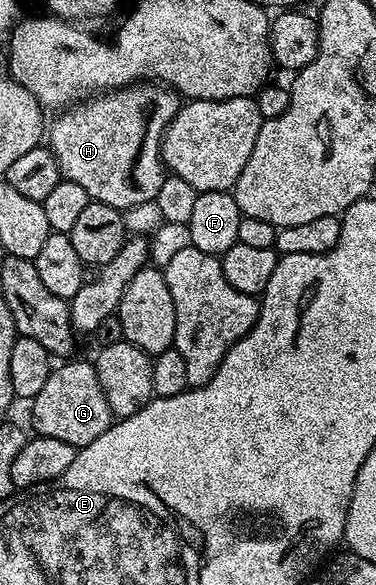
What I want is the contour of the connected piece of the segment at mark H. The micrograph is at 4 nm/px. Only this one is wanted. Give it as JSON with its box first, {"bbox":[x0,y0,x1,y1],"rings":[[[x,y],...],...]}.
{"bbox":[46,81,182,211],"rings":[[[141,81],[132,84],[131,87],[117,87],[115,91],[106,91],[97,93],[75,105],[69,106],[67,109],[61,110],[60,115],[56,120],[51,120],[50,126],[46,131],[46,146],[52,152],[52,156],[58,161],[60,166],[60,173],[63,178],[74,181],[82,189],[86,189],[89,198],[98,203],[110,205],[111,208],[118,208],[121,211],[127,211],[135,206],[144,204],[144,202],[154,201],[161,185],[163,185],[166,176],[166,168],[162,158],[162,144],[164,142],[164,132],[168,130],[168,125],[172,118],[175,117],[177,111],[182,106],[181,100],[178,98],[175,91],[163,86],[157,85],[152,81]]]}

